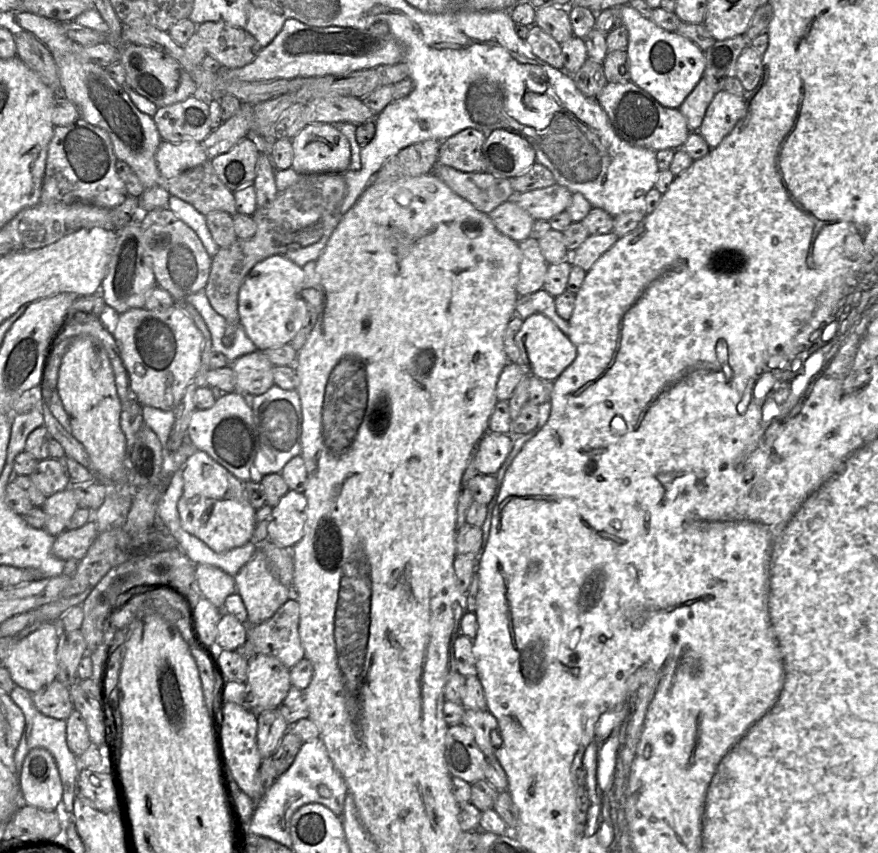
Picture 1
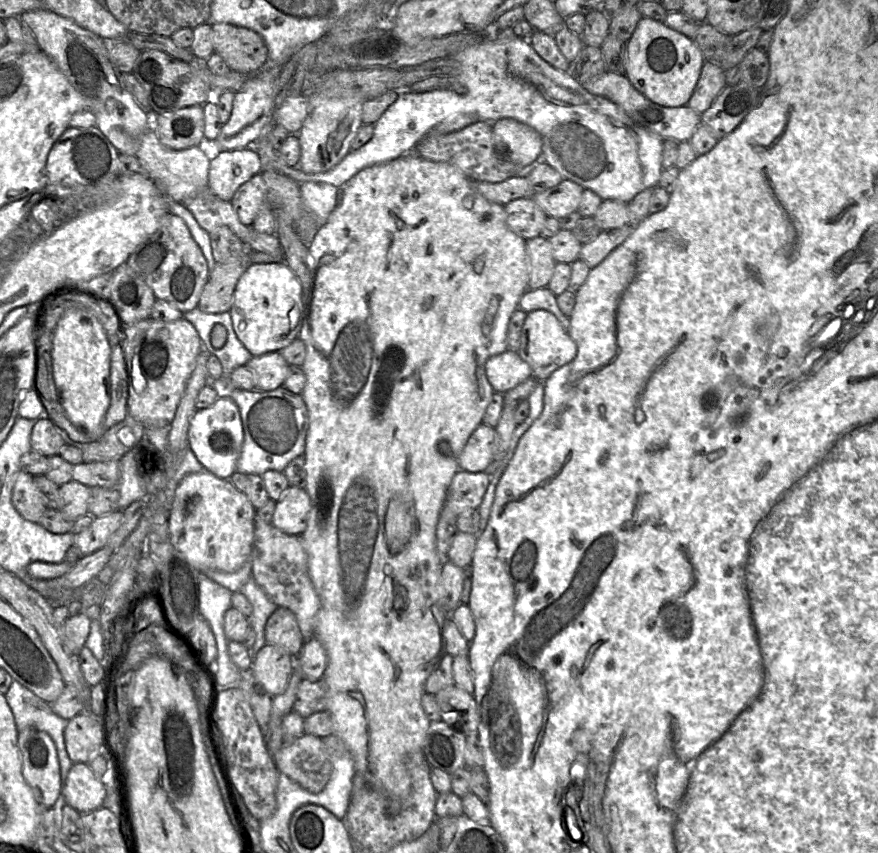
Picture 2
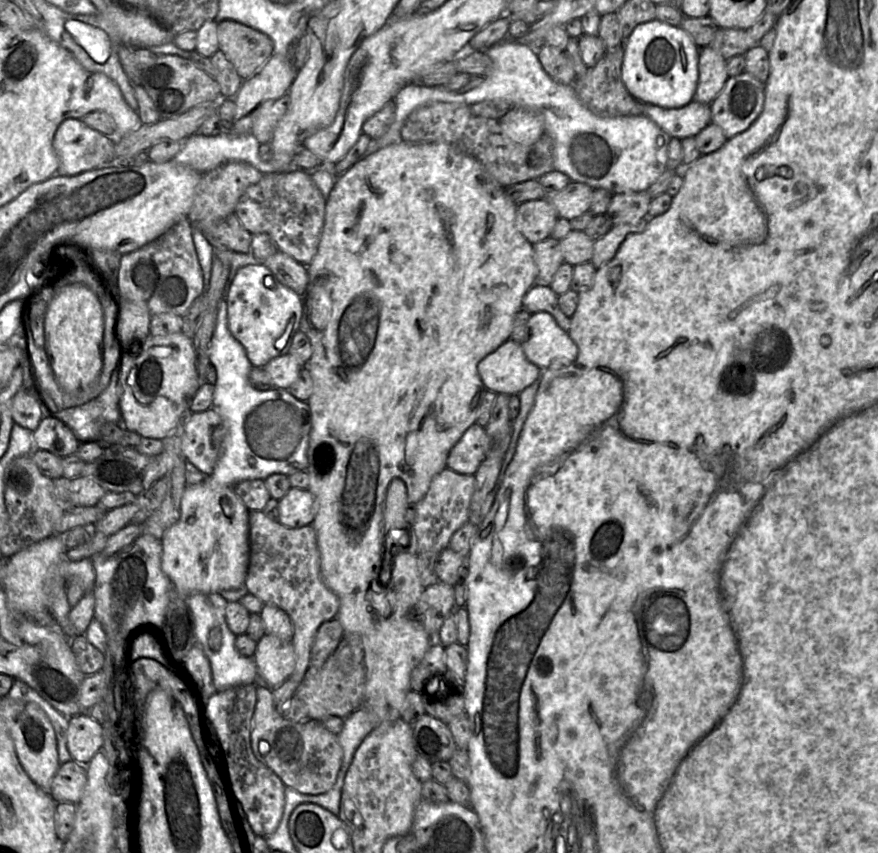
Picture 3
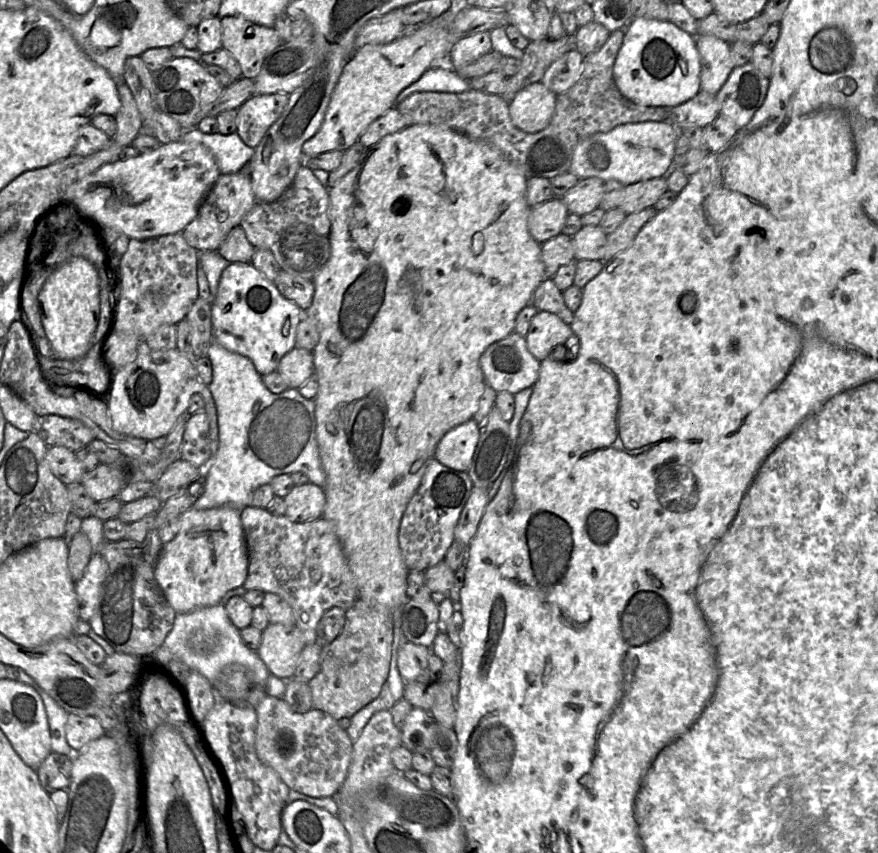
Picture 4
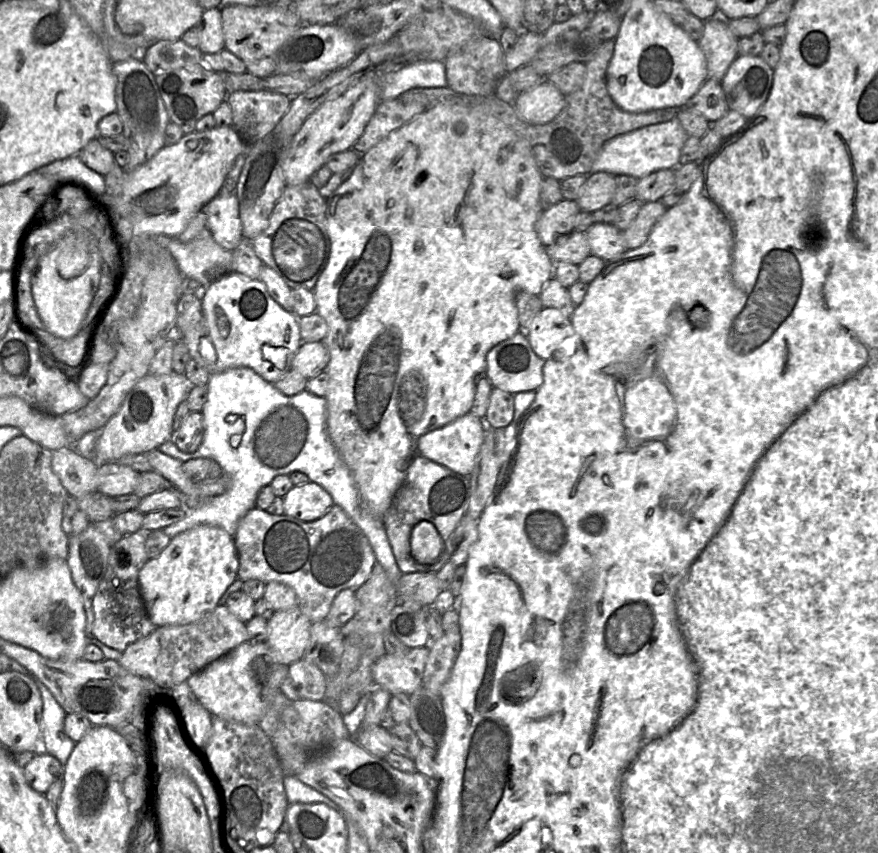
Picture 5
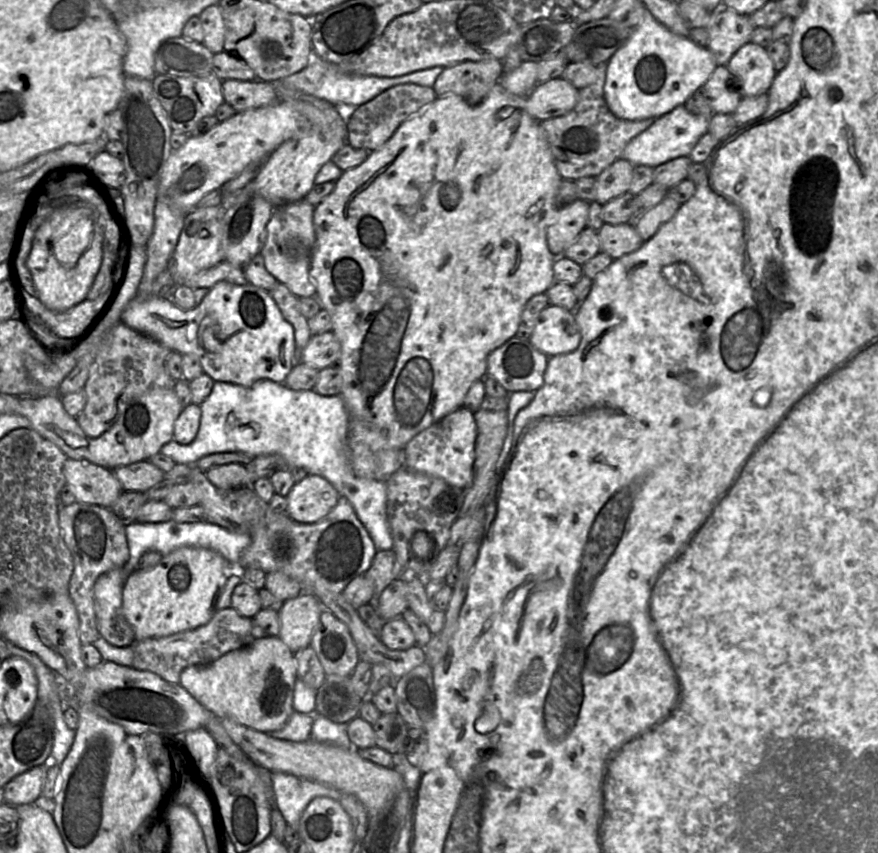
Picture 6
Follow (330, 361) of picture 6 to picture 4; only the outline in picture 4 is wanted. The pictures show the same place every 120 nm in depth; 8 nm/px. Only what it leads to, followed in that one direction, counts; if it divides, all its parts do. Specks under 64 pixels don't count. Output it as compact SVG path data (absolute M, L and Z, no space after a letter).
M294 347L280 360L277 372L289 388L299 388L315 372L313 352Z

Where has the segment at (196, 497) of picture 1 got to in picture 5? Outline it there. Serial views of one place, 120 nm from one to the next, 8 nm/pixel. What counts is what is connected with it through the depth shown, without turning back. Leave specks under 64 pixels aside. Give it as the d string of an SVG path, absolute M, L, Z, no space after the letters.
M199 525L192 529L189 529L183 533L180 533L173 537L166 549L156 558L148 560L139 572L138 582L141 598L145 605L147 614L151 622L156 627L162 627L167 625L186 625L196 622L203 618L207 613L213 611L220 602L220 599L224 595L228 587L238 578L239 558L235 545L234 536L230 535L223 528L215 525Z

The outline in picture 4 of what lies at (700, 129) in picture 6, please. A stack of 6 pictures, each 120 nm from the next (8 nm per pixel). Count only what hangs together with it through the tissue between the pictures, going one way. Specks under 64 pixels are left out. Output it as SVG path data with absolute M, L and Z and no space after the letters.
M646 121L619 125L606 133L582 139L574 149L568 172L579 179L598 177L617 180L625 186L652 178L665 177L673 168L679 129L670 122Z

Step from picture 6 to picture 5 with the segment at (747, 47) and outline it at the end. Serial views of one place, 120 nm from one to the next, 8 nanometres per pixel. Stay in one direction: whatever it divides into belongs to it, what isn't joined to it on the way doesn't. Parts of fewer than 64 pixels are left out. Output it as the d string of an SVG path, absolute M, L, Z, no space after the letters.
M738 55L721 80L730 110L752 118L766 101L774 70L758 56Z

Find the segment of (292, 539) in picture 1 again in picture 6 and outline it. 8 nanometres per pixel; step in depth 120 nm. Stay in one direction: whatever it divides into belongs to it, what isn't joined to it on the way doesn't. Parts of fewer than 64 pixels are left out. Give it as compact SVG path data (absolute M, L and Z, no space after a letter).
M308 474L294 484L286 498L286 514L291 519L301 524L314 524L337 505L340 496L326 479Z

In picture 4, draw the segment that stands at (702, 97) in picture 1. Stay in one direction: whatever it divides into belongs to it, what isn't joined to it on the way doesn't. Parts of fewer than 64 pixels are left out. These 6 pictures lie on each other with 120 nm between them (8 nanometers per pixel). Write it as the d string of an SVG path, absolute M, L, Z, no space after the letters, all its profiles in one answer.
M697 35L695 43L701 60L700 90L716 95L735 68L731 43L712 35Z

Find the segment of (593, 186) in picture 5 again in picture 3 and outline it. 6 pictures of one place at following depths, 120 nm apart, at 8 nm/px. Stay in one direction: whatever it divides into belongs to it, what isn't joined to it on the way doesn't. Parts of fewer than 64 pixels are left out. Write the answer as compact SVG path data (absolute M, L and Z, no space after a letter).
M570 182L564 189L548 194L547 198L558 216L571 220L589 211L594 189L582 182Z

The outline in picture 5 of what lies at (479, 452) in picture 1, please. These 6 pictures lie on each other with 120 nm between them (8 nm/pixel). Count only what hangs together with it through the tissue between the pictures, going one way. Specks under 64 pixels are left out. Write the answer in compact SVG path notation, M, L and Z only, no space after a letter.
M467 413L443 427L421 436L417 443L417 451L420 456L443 465L456 473L469 476L476 464L483 440L484 419Z

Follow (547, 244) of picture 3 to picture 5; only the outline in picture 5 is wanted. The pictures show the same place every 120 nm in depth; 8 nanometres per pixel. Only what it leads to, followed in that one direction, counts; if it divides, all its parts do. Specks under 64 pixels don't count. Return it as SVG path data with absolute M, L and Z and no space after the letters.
M573 230L548 246L547 253L555 263L571 263L578 266L591 254L591 249L586 234Z

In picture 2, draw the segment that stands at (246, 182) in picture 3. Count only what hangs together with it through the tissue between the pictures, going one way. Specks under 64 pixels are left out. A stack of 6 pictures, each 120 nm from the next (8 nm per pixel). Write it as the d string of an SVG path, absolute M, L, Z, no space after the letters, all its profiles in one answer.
M253 149L224 150L210 160L207 189L220 199L231 201L242 184L260 173L260 157Z

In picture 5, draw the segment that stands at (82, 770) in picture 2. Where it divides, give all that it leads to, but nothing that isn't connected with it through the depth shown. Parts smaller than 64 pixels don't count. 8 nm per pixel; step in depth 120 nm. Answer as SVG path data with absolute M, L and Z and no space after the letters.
M41 750L23 767L27 783L36 792L45 795L53 782L63 778L64 765L54 756Z

